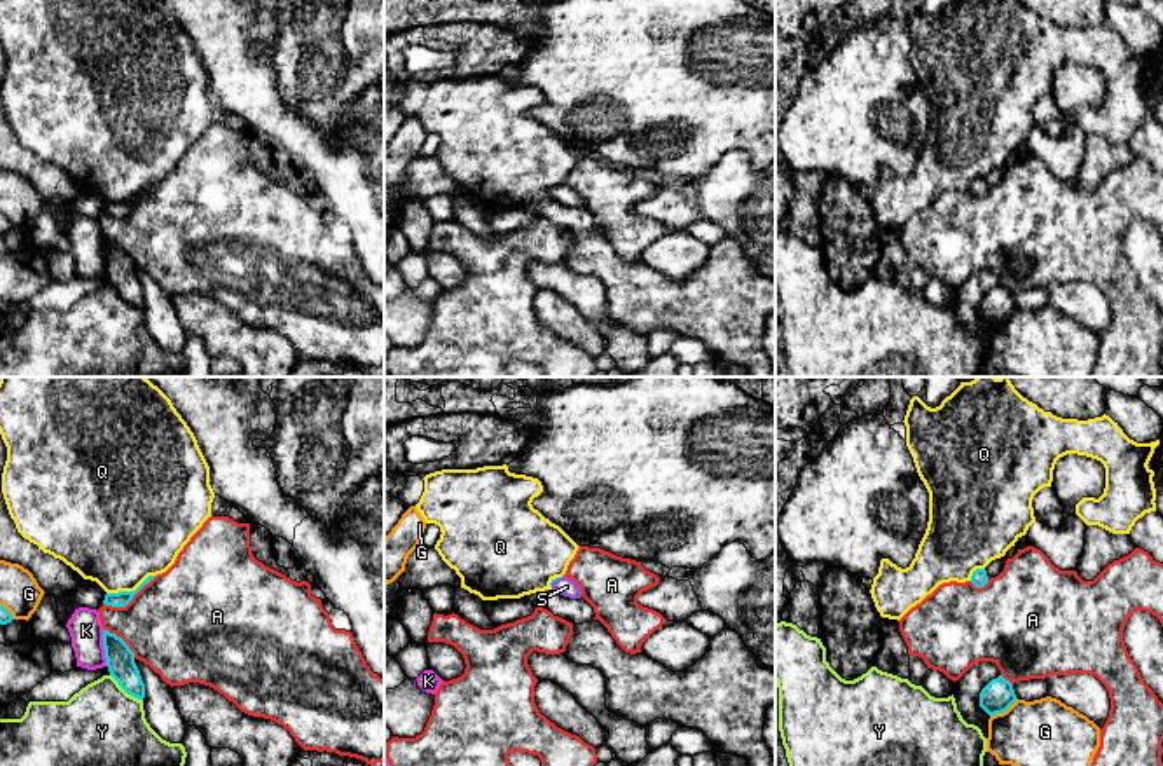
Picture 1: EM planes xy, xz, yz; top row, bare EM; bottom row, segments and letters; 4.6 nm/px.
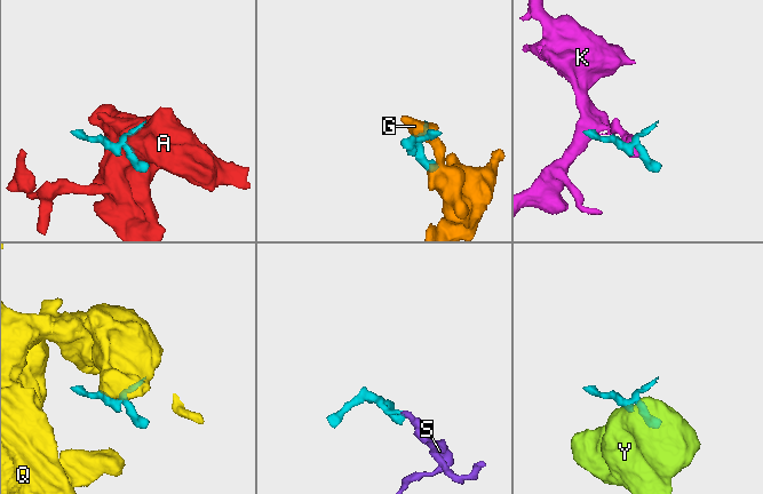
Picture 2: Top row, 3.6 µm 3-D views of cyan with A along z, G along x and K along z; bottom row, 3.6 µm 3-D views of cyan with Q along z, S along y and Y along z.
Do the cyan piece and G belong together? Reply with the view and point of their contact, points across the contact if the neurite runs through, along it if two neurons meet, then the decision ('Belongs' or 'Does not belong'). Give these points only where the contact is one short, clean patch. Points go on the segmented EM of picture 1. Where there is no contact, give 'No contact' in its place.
Touches cyan at yz (1003, 711). Does not belong

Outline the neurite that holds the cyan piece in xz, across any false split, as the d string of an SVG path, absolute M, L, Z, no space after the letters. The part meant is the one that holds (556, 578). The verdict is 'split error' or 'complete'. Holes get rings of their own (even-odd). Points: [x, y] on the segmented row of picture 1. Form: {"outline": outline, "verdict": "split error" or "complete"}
{"outline": "M566 576L552 579L552 590L569 598L582 597L582 588Z", "verdict": "split error"}

